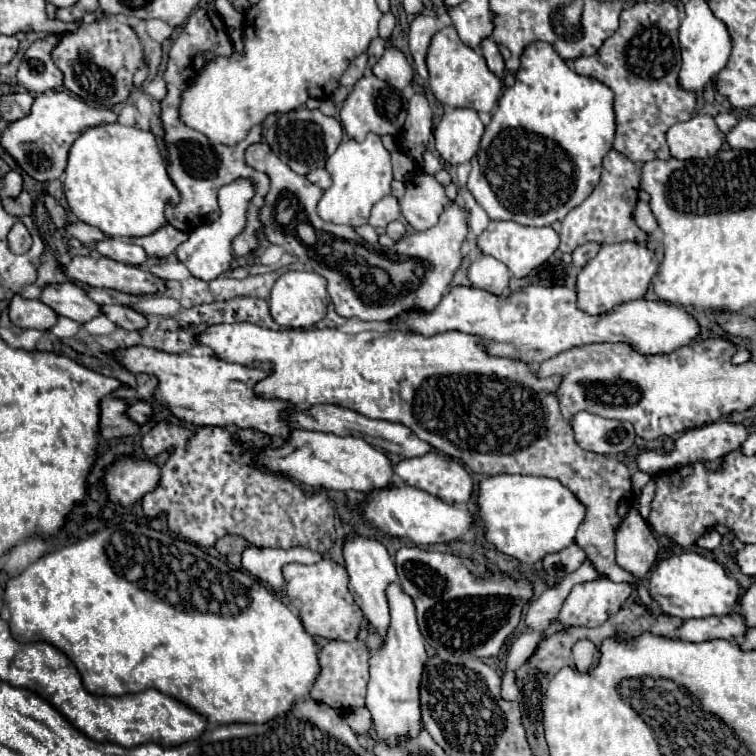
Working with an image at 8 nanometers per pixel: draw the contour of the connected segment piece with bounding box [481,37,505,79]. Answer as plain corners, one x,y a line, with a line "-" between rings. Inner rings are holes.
483,39
481,41
481,53
483,53
483,57
485,57
485,61
487,61
487,67
497,75
497,77
505,77
505,63
503,63
503,57
501,57
501,53
499,53
499,49
497,49
497,43
493,41
493,39

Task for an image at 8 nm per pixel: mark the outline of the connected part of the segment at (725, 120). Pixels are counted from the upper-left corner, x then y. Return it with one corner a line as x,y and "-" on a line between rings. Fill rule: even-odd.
725,113
725,115
717,115
717,117
715,117
715,123
717,123
717,127
719,127
723,133
729,133
729,131
737,125
737,119
735,119
735,115

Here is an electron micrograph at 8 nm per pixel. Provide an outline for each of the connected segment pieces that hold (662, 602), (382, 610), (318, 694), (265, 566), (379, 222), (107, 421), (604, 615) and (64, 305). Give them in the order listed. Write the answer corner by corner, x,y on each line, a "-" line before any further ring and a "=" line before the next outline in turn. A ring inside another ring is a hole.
685,551
681,555
671,555
655,565
649,577
649,593
659,603
661,611
681,619
727,615
735,609
739,599
739,583
727,577
725,569
695,551
=
349,537
343,541
343,559
345,569
349,573
349,591
355,599
355,603
361,607
365,619
381,633
385,635
389,627
389,607
387,607
387,595
385,589
389,583
397,581
395,565
387,553
387,549
377,539
367,537
=
363,627
357,641
329,641
321,651
319,651
319,675
311,687
311,699
321,701
325,705
331,705
343,713
347,713
349,709
355,707
363,707
365,705
365,689
367,689
367,681
369,681
369,649
365,645
365,637
367,637
367,629
=
247,547
243,551
243,567
257,577
261,583
265,583
275,595
283,591
283,565
287,563
315,563
321,555
313,553
309,549
259,549
259,547
=
387,195
379,203
375,203
375,207
371,209
369,225
371,227
387,227
391,221
395,221
399,217
401,217
401,211
399,211
397,199
393,195
=
107,397
101,403
101,425
99,425
101,439
109,441
109,439
137,435
141,431
141,427
135,425
135,421
131,421
125,413
127,413
127,403
123,399
=
605,577
575,585
557,619
573,627
599,627
621,609
631,591
633,585
613,583
=
67,281
67,283
57,283
57,285
47,285
39,297
45,305
49,305
57,315
61,317
69,317
77,323
87,323
93,317
103,315
101,305
97,305
95,301
91,301
87,297
87,293

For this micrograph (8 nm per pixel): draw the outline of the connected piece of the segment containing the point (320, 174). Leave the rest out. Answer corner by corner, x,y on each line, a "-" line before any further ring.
315,169
315,171
311,171
311,173
307,175
307,179
309,179
311,183
319,185
321,189
327,189
327,187
331,185
331,175
327,173
327,169

